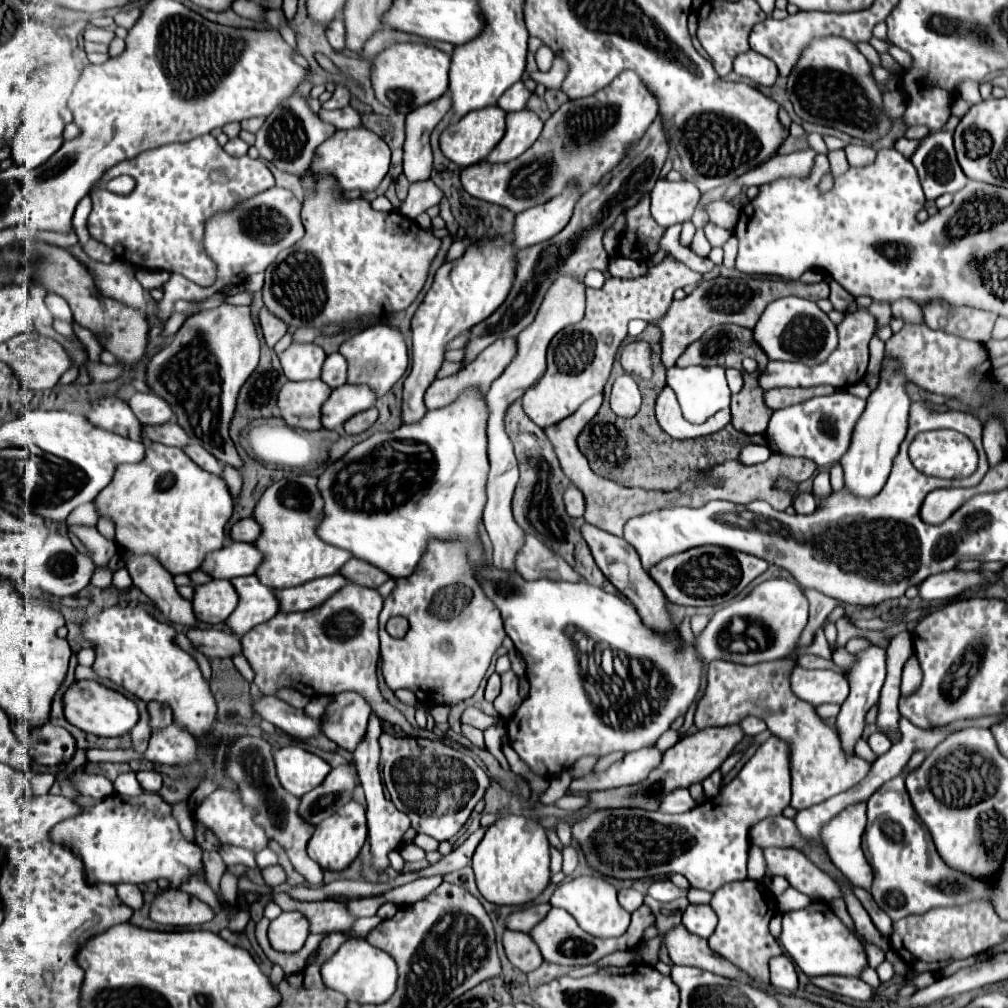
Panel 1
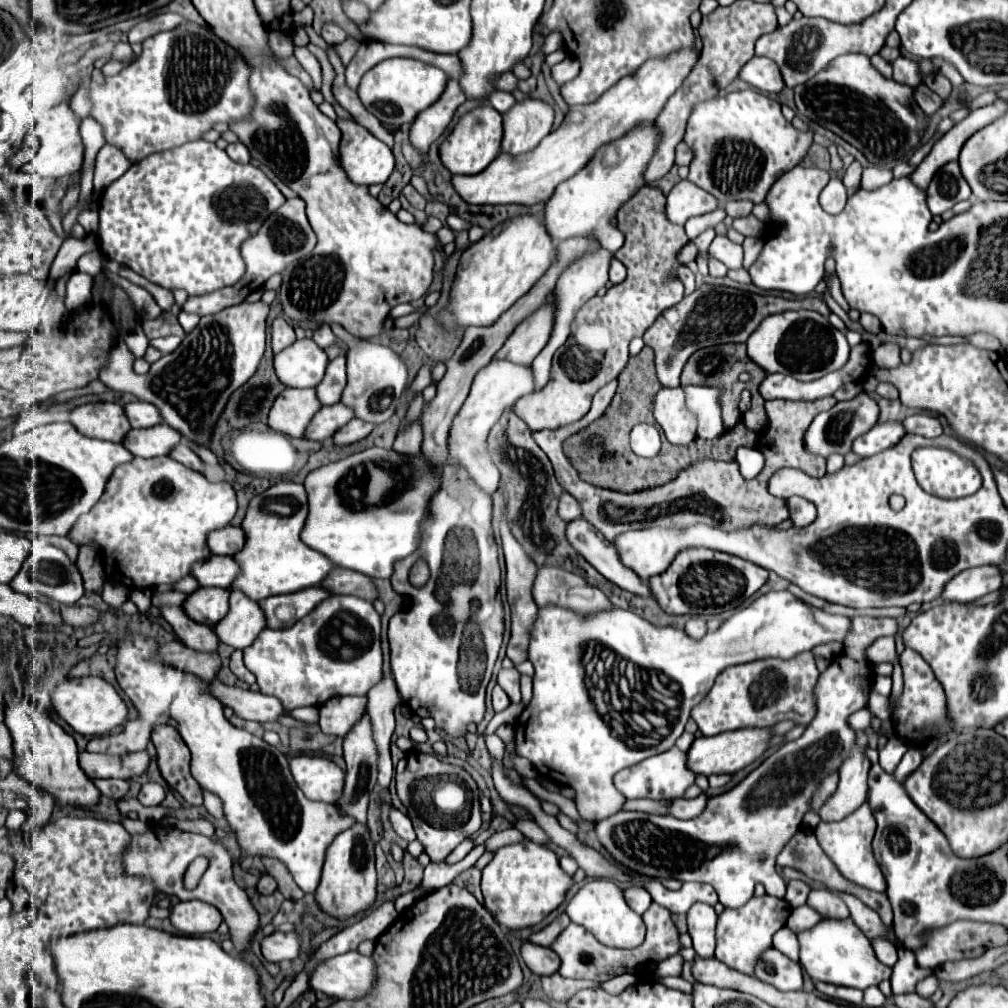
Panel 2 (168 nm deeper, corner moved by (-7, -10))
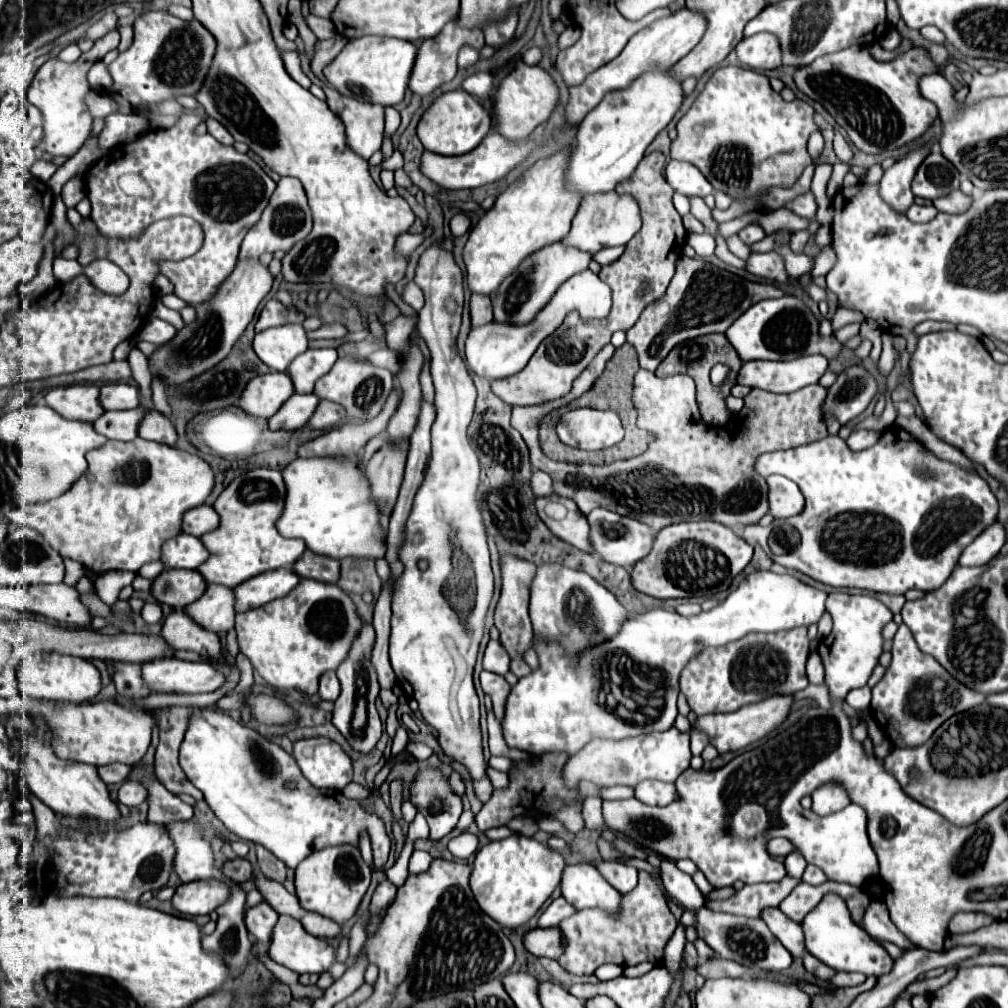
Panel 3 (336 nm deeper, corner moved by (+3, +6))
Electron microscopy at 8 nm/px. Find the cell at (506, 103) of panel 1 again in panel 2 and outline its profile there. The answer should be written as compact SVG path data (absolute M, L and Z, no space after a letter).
M502 90L494 92L488 100L490 100L490 104L492 104L500 114L508 112L508 110L510 110L510 106L514 106L514 104L516 104L516 98L514 98L510 92L502 92Z

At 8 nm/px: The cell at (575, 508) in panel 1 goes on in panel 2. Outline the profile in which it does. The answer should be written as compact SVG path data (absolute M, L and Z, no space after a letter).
M564 492L562 498L560 498L558 514L560 514L562 520L570 522L570 520L576 520L576 518L582 518L582 508L580 508L578 500L574 500L574 496L570 496L568 492Z

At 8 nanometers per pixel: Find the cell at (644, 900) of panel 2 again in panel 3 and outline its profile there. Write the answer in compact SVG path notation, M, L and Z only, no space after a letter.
M598 860L592 862L592 866L596 866L596 870L620 892L626 894L630 892L636 882L638 882L638 872L634 866L628 864L620 864L620 862L610 862L610 860Z

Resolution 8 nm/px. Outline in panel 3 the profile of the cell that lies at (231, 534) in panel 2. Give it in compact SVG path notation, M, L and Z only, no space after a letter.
M196 506L190 508L188 512L184 512L184 520L182 520L182 532L192 534L192 536L202 536L210 530L218 528L218 514L212 506Z

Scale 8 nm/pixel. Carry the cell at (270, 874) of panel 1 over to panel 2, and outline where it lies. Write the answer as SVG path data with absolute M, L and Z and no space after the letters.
M264 874L258 882L258 892L260 894L272 894L272 892L276 892L276 888L278 888L278 884L270 874Z

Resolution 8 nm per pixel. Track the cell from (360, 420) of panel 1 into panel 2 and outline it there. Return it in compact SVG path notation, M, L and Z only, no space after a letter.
M354 418L354 420L350 420L350 424L346 424L344 428L340 428L334 434L334 440L336 440L336 444L354 444L354 442L366 438L372 430L374 430L374 424Z

